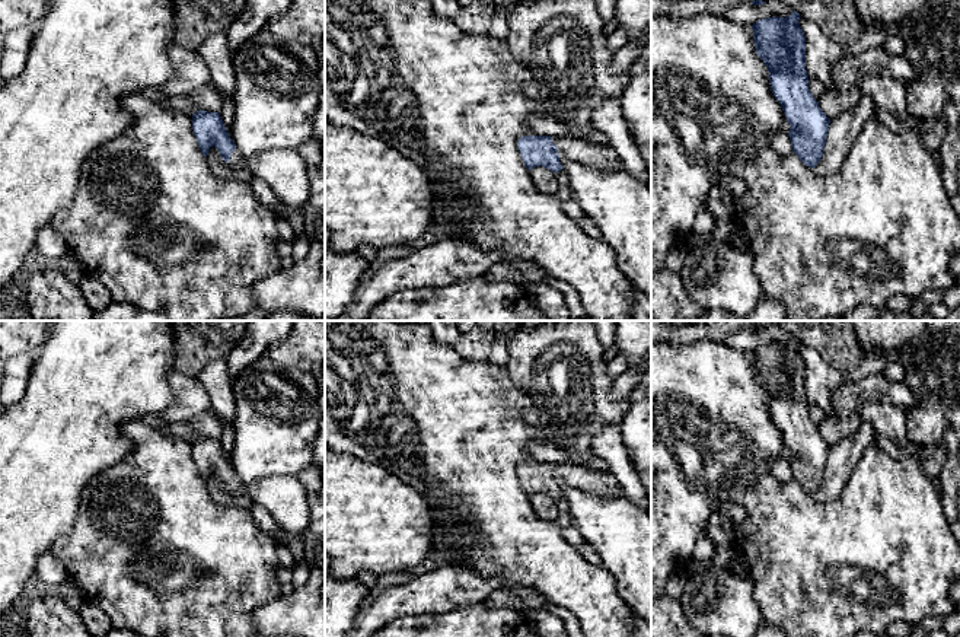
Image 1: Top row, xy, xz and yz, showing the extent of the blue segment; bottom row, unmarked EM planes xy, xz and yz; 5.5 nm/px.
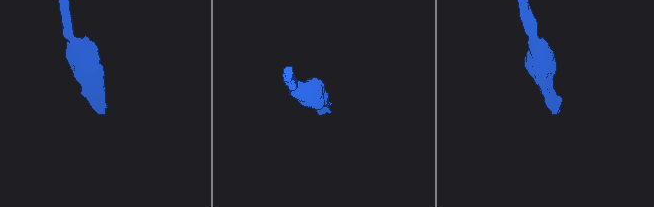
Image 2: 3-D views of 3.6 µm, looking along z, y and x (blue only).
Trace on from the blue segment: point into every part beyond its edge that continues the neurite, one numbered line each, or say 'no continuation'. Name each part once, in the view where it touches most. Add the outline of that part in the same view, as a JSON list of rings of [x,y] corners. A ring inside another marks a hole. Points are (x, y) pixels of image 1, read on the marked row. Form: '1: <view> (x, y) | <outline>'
1: xz (595, 155) | [[[552,137],[552,143],[558,147],[562,171],[565,160],[583,162],[599,169],[623,168],[613,149],[607,144],[589,144],[574,137]]]

